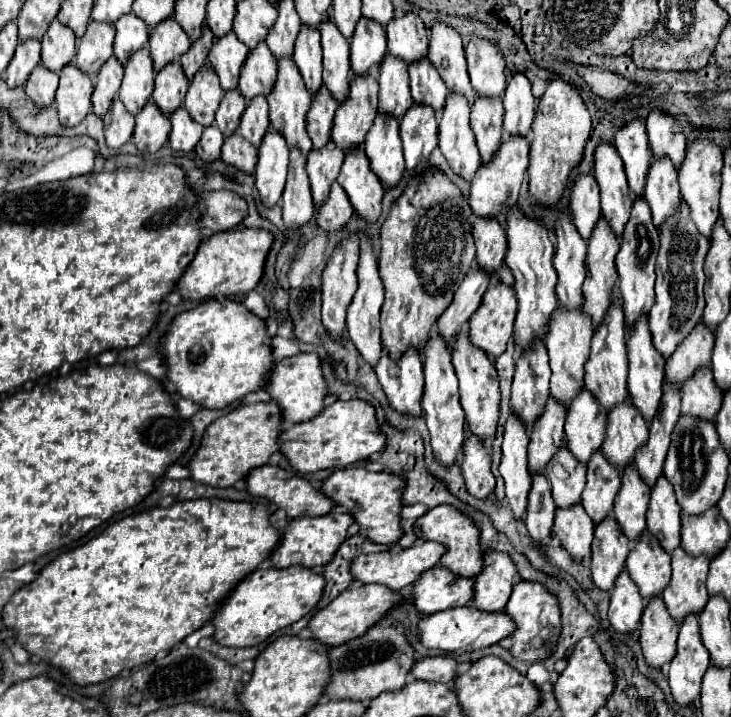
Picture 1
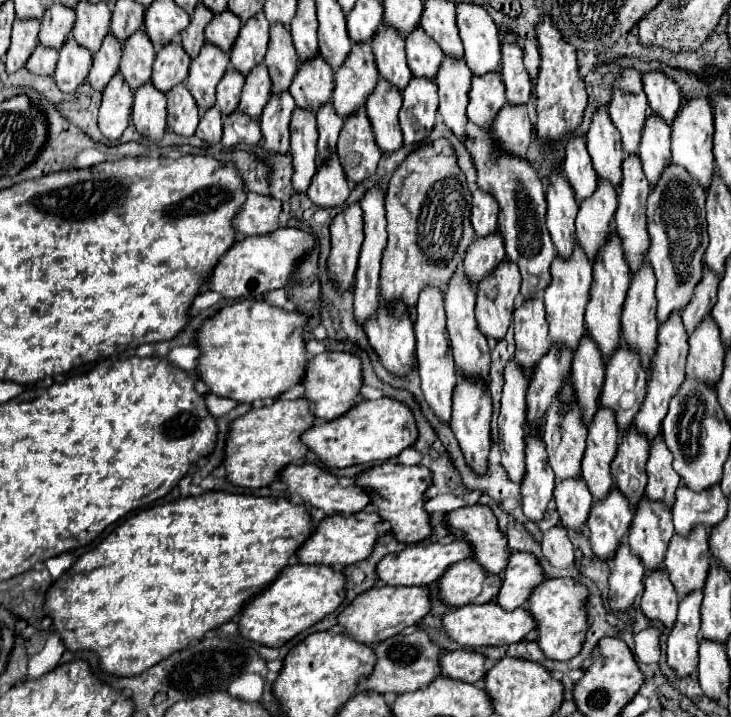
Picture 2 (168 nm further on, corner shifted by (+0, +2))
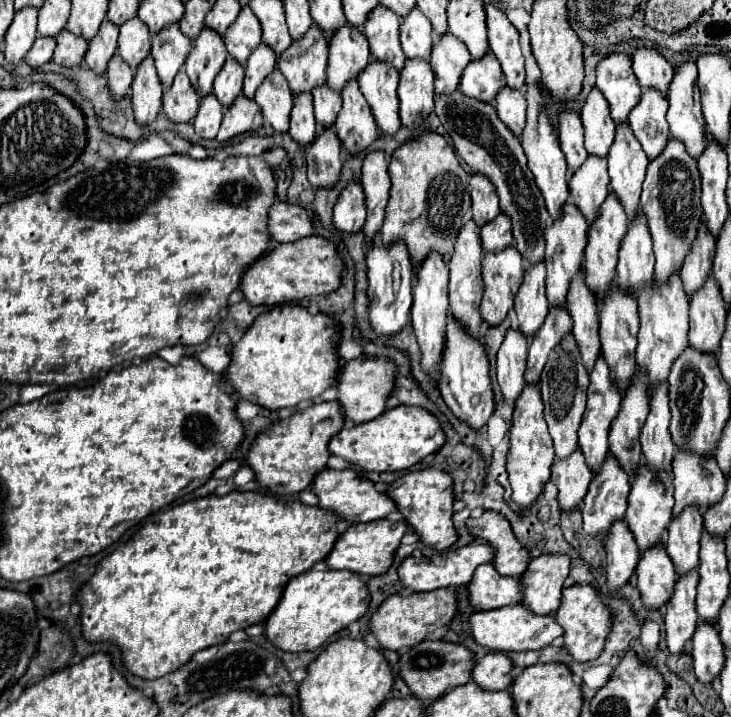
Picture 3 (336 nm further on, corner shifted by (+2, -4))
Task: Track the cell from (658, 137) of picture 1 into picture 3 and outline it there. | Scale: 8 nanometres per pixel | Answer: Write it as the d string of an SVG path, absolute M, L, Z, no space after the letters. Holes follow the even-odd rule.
M636 48L632 54L632 62L634 74L642 88L658 88L662 94L666 94L670 78L674 76L674 68L656 48Z

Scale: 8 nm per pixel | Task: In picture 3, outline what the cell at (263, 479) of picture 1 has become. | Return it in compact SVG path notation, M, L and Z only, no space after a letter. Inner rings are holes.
M348 468L348 470L342 470L342 472L338 472L338 470L320 472L312 482L312 490L320 498L320 508L332 510L340 518L352 520L352 522L380 520L380 518L386 518L390 512L396 510L396 504L390 502L390 496L386 496L384 492L378 492L374 488L374 482L360 476L354 468Z

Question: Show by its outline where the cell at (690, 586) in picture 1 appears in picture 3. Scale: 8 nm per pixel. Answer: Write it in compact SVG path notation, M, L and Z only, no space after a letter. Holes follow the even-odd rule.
M686 506L678 516L672 518L664 546L678 574L686 574L690 568L698 568L702 530L704 518L698 506Z

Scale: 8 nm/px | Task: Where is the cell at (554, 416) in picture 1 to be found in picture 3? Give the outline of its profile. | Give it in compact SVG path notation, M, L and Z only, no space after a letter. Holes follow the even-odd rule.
M552 306L548 310L548 316L542 324L542 328L532 336L530 340L530 350L528 350L528 364L524 372L524 380L528 384L538 382L542 368L546 364L548 352L562 340L562 336L572 328L570 314L562 306Z

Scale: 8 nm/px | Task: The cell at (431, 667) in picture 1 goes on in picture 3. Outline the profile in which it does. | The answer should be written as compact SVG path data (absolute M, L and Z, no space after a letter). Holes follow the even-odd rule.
M490 652L482 660L476 660L474 682L486 690L508 690L512 686L514 662L502 652Z

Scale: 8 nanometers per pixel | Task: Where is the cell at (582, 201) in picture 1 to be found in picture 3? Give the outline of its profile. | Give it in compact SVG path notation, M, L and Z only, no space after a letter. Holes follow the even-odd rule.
M564 110L558 118L560 146L568 160L568 172L574 172L586 160L588 152L584 148L584 128L580 122L580 114L576 110Z

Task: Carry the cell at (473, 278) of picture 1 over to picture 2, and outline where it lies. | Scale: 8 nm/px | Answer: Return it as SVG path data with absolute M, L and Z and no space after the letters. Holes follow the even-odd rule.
M500 232L484 238L476 238L464 258L464 276L468 282L478 286L490 272L504 260L504 244Z

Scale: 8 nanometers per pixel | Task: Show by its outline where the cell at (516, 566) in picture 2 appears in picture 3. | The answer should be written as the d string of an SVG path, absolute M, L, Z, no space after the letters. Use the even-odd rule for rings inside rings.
M544 554L534 558L522 574L522 604L536 614L556 614L562 604L564 580L570 572L570 558L564 554Z

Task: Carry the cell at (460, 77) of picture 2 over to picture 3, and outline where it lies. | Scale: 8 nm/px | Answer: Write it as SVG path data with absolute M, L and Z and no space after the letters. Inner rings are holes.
M450 32L436 38L430 52L430 66L436 74L436 92L450 94L460 84L460 74L470 62L470 54L462 40L454 38Z

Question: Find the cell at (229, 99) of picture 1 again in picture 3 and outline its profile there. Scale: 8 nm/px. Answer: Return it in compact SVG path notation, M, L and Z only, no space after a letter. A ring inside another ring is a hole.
M228 58L222 70L218 72L218 78L214 80L214 94L218 96L224 108L228 108L234 102L234 98L242 92L242 80L244 80L244 66L234 58Z

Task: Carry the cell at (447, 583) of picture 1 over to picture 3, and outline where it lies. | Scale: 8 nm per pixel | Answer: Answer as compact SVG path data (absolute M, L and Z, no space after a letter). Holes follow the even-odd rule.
M482 564L470 582L470 602L482 610L504 608L522 602L522 586L516 576L502 576L492 564Z

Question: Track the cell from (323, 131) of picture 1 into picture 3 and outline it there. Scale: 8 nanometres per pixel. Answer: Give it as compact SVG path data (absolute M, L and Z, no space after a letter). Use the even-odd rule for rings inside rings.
M312 24L308 34L294 40L290 48L286 48L286 52L280 54L278 70L286 76L292 94L300 94L300 92L310 92L314 86L320 86L326 82L326 62L328 62L326 36L322 34L322 30L316 24Z

